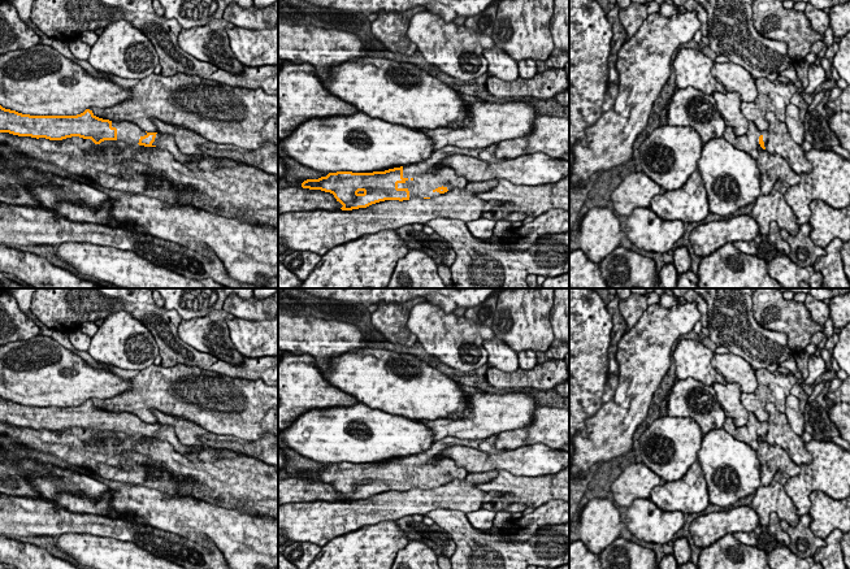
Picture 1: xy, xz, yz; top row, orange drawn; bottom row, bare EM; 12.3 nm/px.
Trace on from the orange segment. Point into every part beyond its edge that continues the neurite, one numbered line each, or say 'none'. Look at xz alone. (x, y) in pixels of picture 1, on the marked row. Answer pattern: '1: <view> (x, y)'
1: xz (426, 177)

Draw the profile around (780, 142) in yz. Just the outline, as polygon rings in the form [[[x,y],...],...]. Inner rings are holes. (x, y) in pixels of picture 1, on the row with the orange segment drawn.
[[[773,112],[766,113],[764,118],[768,123],[766,149],[780,155],[797,174],[811,173],[812,165],[806,158],[802,147],[792,139],[786,123],[779,121]]]

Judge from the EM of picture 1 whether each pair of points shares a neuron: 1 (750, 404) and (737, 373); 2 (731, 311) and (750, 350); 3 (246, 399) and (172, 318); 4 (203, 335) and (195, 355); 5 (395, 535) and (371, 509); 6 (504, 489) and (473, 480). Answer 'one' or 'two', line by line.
1: two
2: one
3: two
4: two
5: two
6: two

